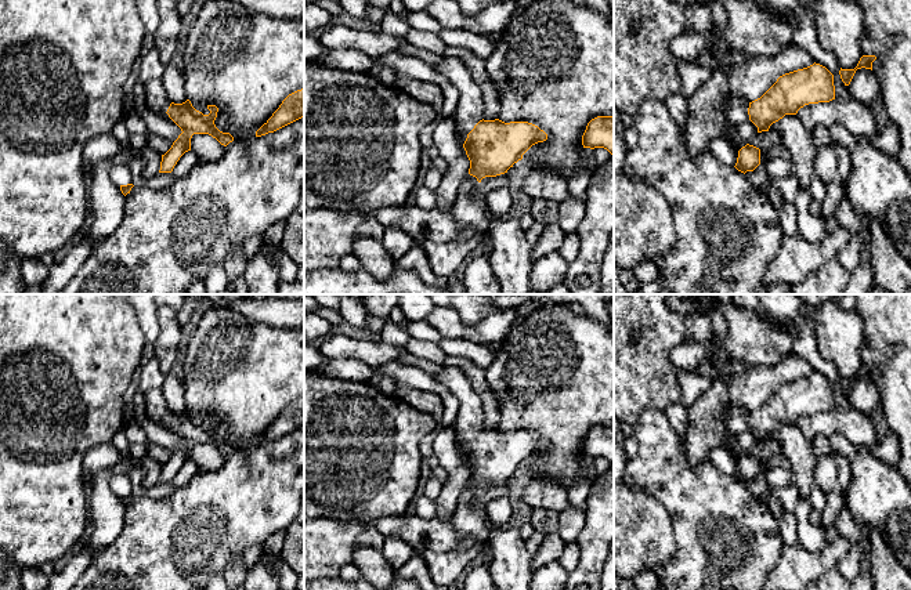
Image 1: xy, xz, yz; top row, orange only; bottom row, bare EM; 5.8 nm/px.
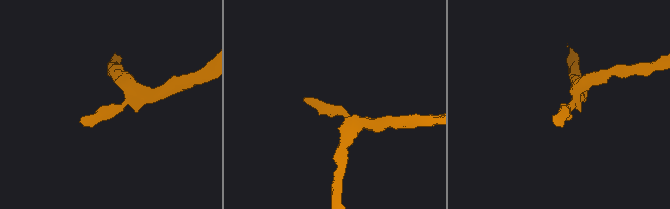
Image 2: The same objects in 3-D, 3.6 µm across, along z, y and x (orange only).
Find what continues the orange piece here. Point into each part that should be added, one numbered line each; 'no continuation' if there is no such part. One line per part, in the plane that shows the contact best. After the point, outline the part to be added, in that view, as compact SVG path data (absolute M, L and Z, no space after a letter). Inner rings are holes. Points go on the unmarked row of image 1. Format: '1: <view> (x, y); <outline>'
1: yz (736, 419); M740 406L727 409L724 412L724 424L731 435L741 434L749 430L748 424L749 412Z

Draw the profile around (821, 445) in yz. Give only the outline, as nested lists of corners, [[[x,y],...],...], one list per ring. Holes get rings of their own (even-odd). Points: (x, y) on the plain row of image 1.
[[[818,435],[811,441],[811,445],[813,445],[813,449],[814,449],[817,457],[828,456],[834,452],[832,446],[829,444],[829,437]]]

